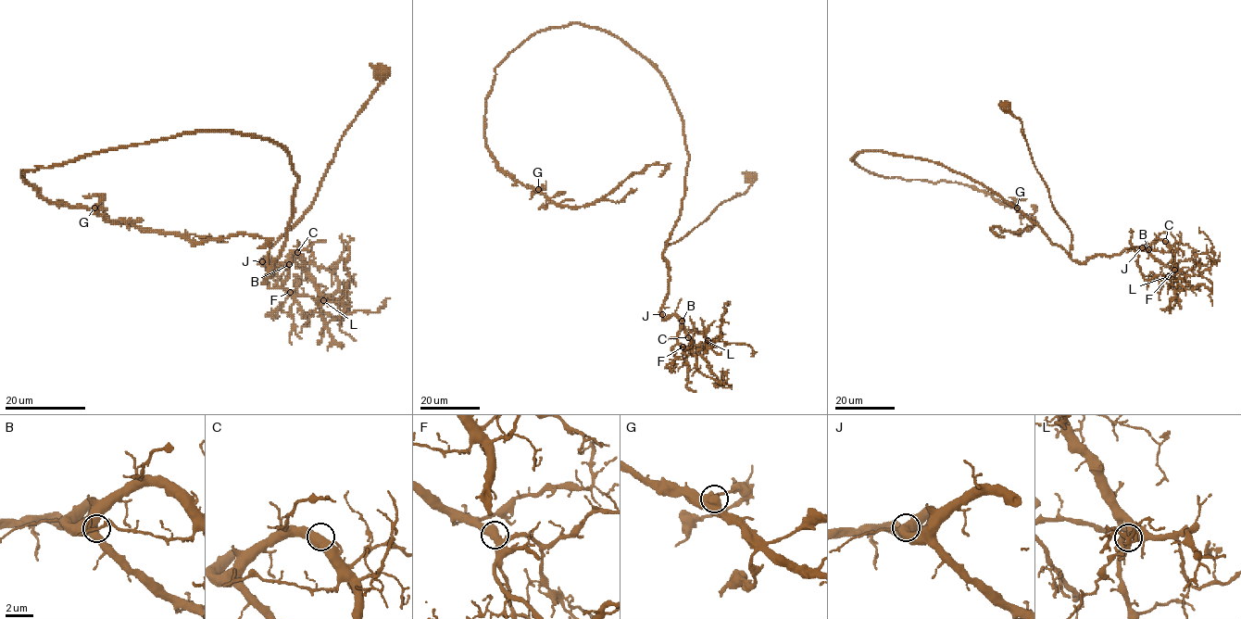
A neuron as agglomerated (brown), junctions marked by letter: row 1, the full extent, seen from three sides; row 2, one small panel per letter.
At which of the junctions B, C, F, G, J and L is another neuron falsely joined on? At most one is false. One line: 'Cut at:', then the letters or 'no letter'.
Cut at: no letter

